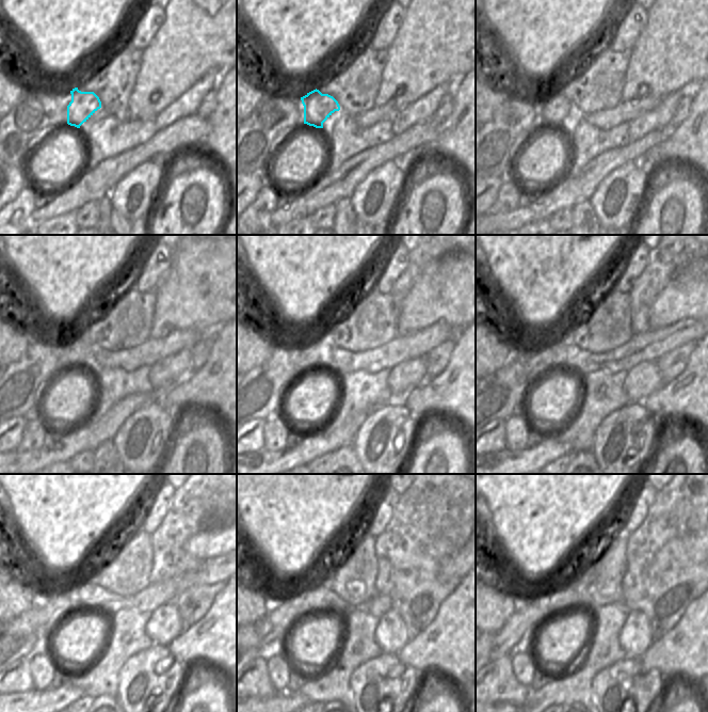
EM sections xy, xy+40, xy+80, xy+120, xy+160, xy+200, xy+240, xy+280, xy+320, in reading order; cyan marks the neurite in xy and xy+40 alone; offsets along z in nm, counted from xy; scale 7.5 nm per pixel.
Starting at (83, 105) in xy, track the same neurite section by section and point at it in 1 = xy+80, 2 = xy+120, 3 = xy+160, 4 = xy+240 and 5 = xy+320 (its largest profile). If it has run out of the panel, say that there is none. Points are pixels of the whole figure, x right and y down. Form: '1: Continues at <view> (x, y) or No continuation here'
1: Continues at xy+80 (554, 109)
2: Continues at xy+120 (76, 352)
3: Continues at xy+160 (306, 357)
4: Continues at xy+240 (49, 610)
5: Continues at xy+320 (538, 610).

